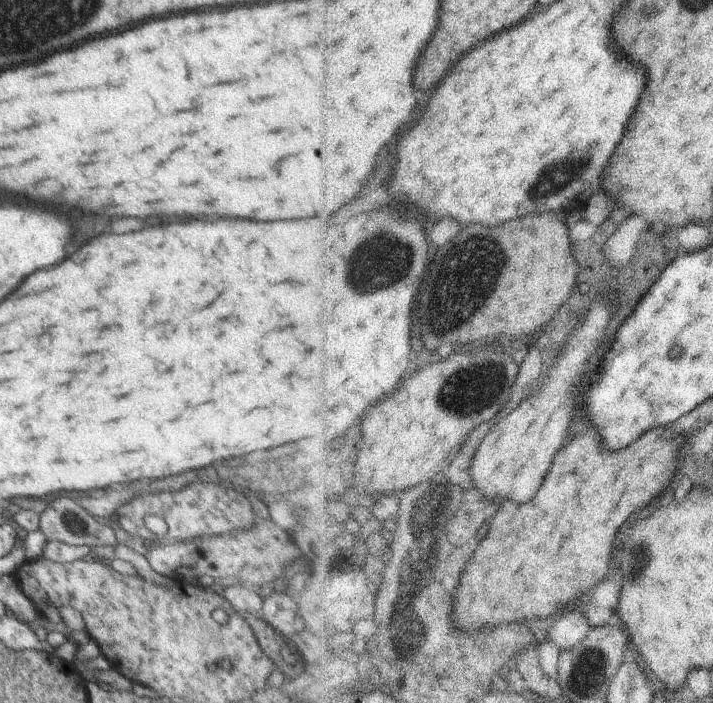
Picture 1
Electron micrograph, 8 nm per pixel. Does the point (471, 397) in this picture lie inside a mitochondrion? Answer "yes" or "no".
yes

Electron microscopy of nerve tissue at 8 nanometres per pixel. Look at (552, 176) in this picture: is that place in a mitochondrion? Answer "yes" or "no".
yes

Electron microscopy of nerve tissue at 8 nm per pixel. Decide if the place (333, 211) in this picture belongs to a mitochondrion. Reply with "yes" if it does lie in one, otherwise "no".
no

